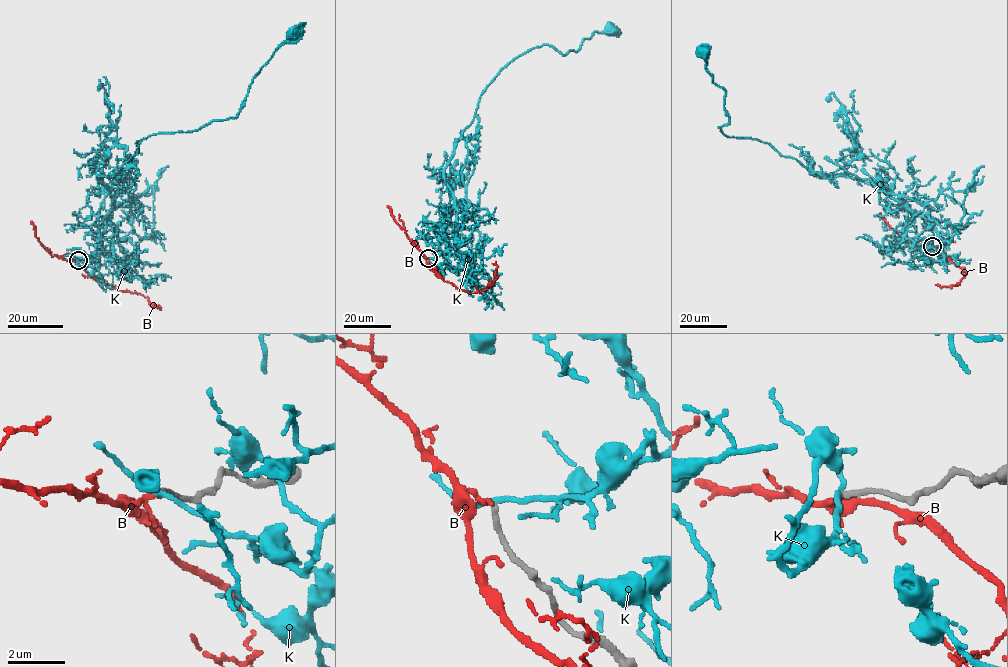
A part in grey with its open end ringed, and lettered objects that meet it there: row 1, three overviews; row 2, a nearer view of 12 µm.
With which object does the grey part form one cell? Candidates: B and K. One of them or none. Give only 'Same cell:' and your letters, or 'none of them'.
Same cell: B

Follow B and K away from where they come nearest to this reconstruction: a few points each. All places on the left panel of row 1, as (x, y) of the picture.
B: (78, 260), (76, 261), (98, 282), (120, 291), (140, 293), (160, 309), (158, 305)
K: (79, 260), (96, 262), (112, 238), (112, 196), (97, 177), (118, 170), (142, 138), (234, 118), (293, 31)

